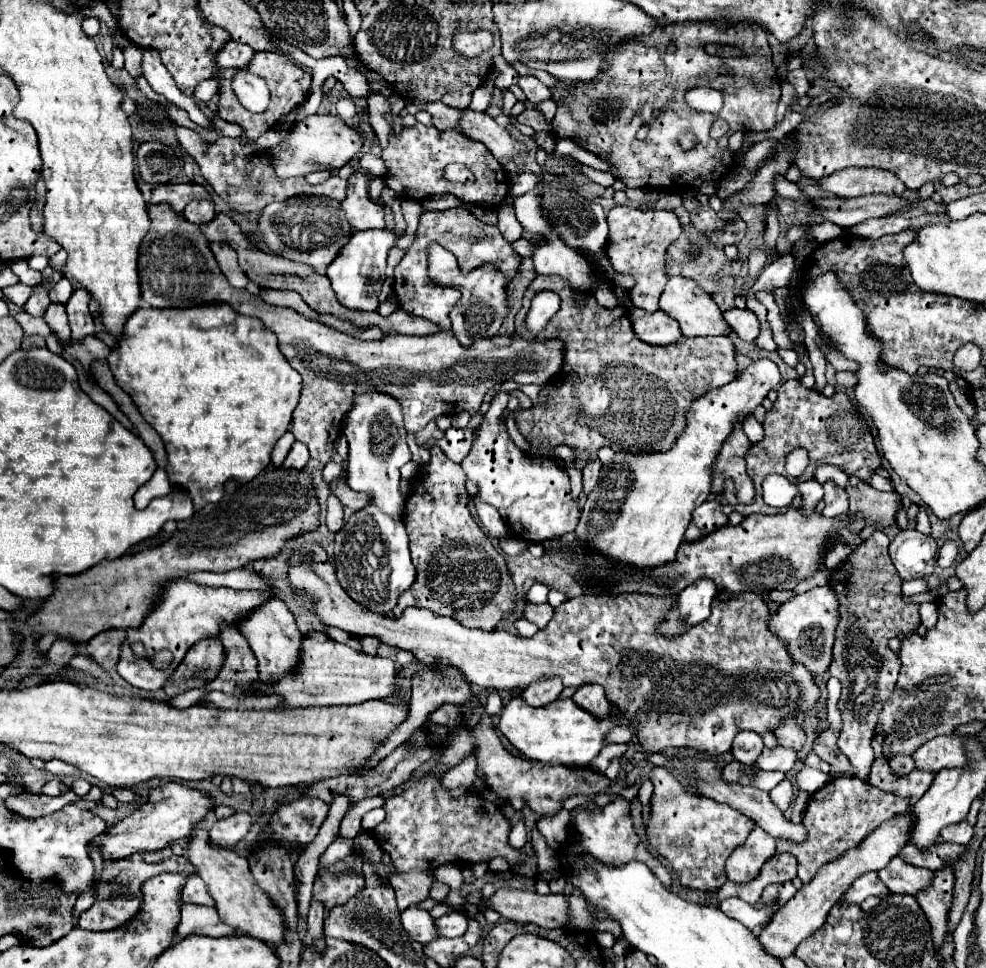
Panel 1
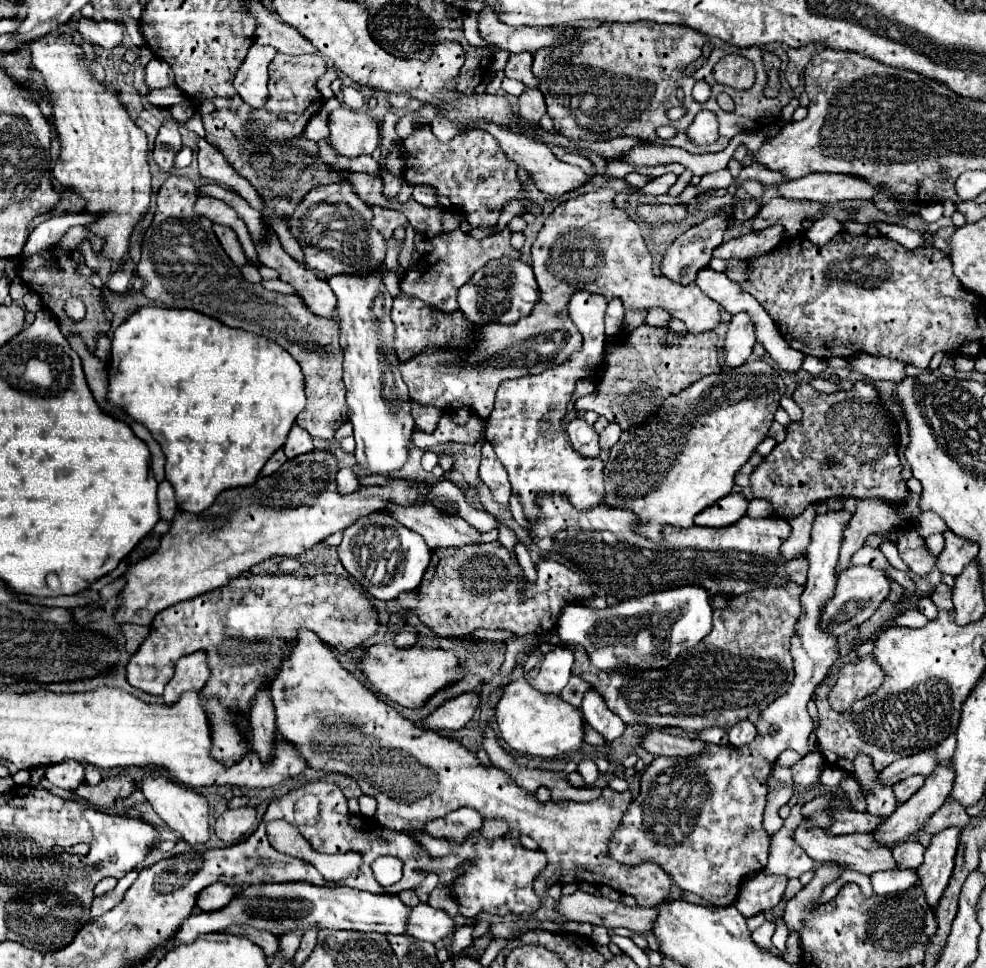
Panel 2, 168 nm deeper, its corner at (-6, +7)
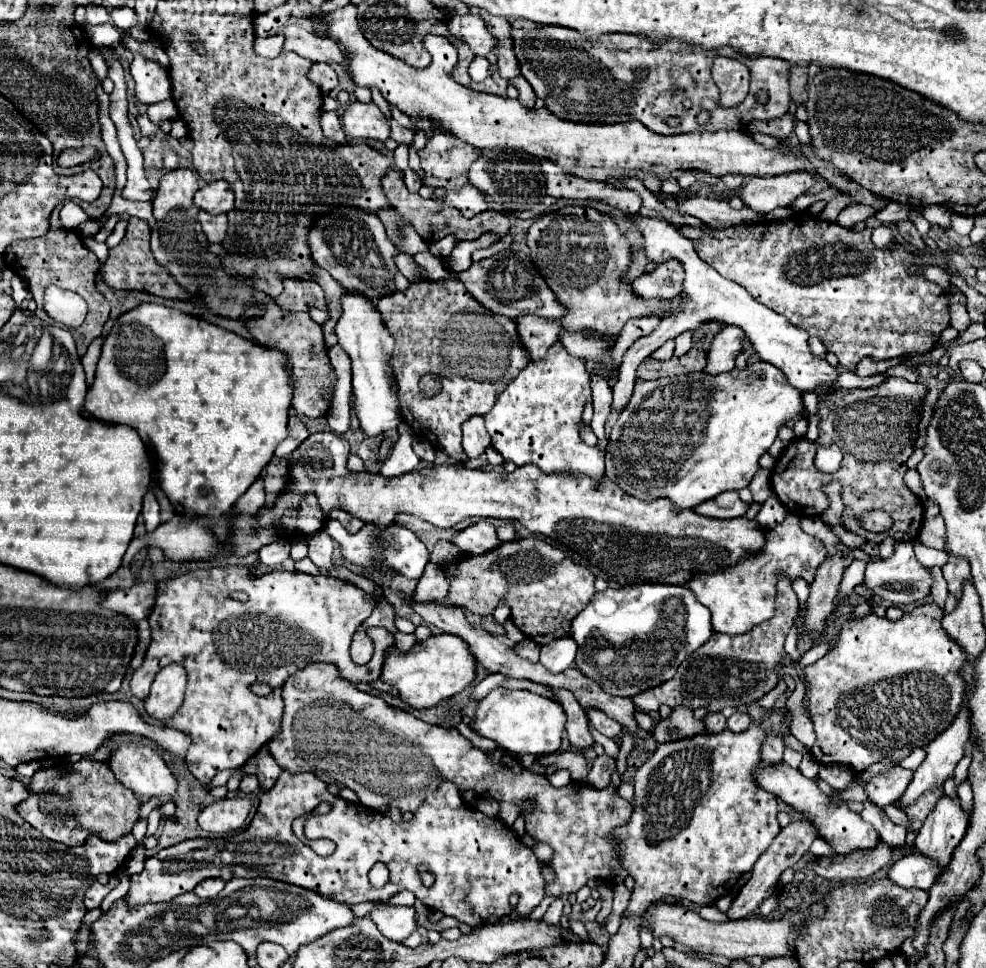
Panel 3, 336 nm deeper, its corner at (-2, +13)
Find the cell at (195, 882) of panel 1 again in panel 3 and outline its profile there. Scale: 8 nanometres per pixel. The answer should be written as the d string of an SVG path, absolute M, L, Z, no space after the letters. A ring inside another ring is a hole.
M208 878L208 880L202 880L194 888L194 894L198 898L214 898L218 892L222 892L222 888L224 888L224 880L222 878Z

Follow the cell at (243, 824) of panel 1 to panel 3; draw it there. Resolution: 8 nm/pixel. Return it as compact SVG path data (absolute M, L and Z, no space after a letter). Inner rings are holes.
M224 798L206 806L198 816L198 826L210 834L228 834L244 826L250 812L250 800Z

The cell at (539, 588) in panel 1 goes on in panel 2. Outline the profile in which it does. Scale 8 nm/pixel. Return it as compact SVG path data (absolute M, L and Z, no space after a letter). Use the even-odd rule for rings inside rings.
M682 586L666 592L646 594L642 598L622 600L620 604L604 610L566 604L560 612L556 628L562 642L584 646L596 668L664 668L670 664L670 660L674 660L674 656L678 656L678 652L696 646L710 632L710 594L706 588Z

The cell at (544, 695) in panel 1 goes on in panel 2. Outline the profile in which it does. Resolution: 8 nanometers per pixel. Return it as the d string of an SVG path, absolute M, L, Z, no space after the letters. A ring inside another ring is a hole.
M558 642L558 646L542 660L538 668L538 676L532 678L530 684L542 694L560 694L570 680L572 664L574 664L574 656L570 648L566 648L564 642Z

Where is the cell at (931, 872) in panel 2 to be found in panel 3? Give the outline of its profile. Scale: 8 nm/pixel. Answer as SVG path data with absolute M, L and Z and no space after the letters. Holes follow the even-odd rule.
M942 796L934 810L924 820L920 834L916 836L914 846L918 852L938 858L946 866L952 858L954 848L962 842L968 828L968 814L962 810L960 798Z

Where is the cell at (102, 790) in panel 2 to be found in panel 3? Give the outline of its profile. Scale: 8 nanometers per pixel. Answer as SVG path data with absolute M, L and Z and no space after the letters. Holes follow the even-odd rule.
M82 758L80 762L60 762L50 768L42 768L32 776L28 784L30 796L16 806L16 812L44 838L66 846L82 846L88 836L98 836L104 842L116 842L132 832L140 820L140 800L132 790L118 786L114 774L104 762Z

